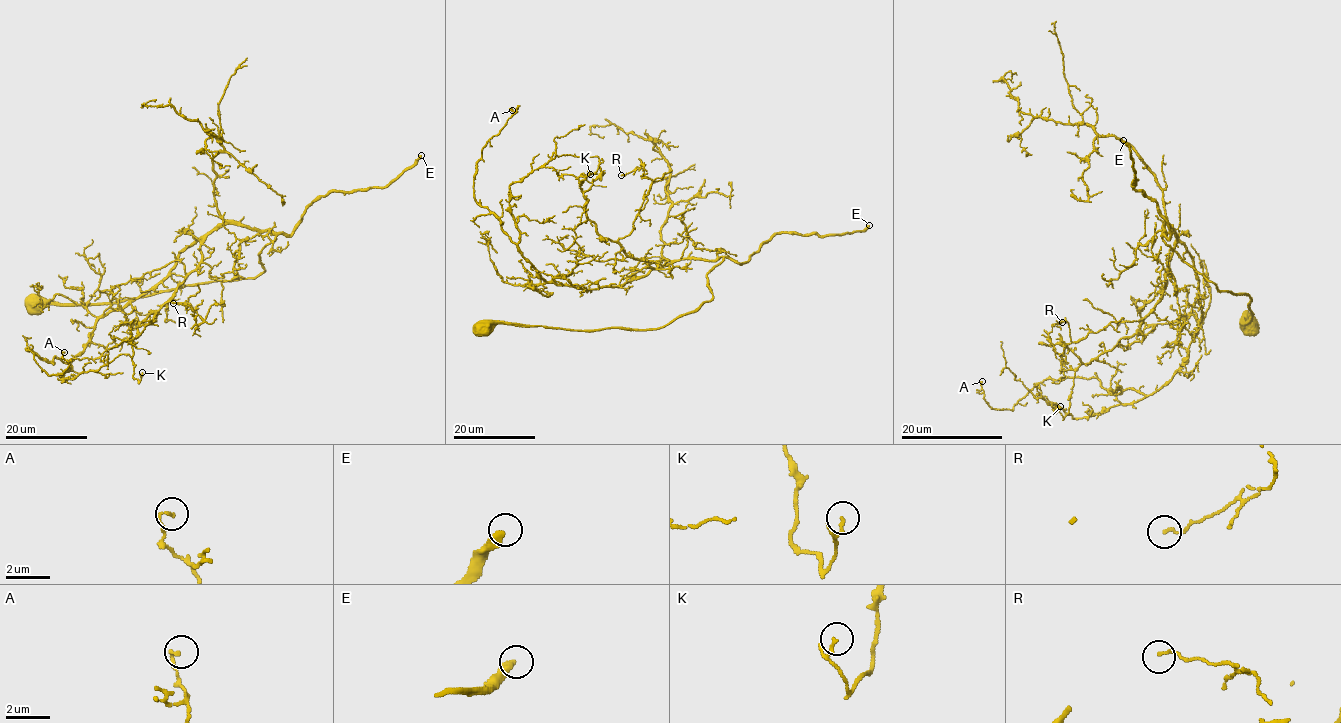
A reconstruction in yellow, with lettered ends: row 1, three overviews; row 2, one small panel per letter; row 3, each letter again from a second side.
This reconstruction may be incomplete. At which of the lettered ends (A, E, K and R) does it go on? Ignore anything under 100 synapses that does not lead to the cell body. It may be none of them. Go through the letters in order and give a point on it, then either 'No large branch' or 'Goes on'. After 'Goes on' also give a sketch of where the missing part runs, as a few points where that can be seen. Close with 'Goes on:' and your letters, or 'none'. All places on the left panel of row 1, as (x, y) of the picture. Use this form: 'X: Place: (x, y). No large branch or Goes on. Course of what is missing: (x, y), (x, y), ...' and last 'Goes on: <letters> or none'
A: Place: (64, 352). No large branch
E: Place: (421, 155). Goes on
K: Place: (142, 372). No large branch
R: Place: (173, 303). No large branch
Goes on: E

